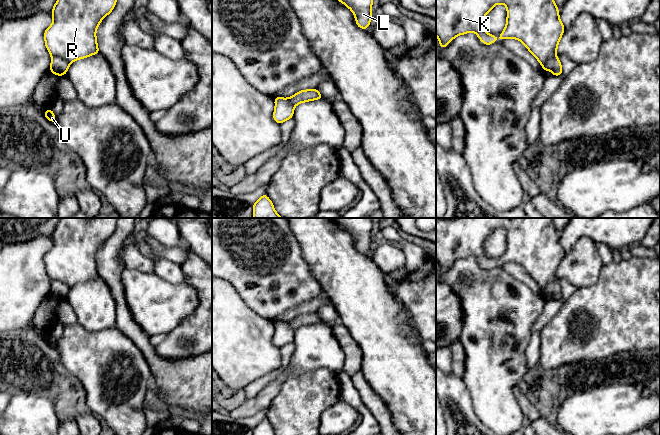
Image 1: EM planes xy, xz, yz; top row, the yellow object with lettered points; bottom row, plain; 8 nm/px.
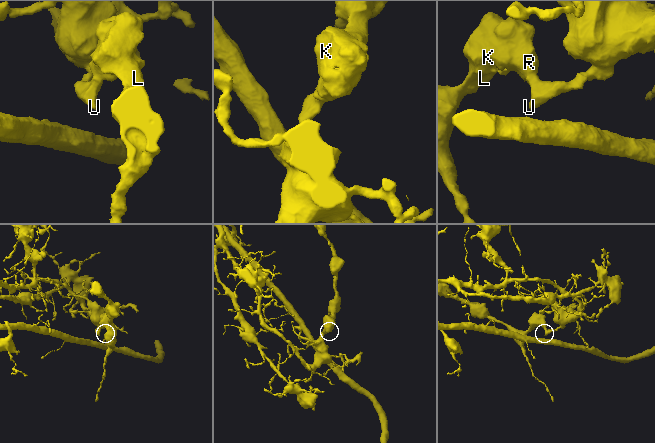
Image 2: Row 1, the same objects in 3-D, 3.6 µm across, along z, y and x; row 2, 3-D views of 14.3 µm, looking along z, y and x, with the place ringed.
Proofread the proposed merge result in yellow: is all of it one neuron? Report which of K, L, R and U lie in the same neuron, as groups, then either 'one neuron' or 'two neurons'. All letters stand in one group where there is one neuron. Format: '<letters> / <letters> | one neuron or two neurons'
K L R / U | two neurons

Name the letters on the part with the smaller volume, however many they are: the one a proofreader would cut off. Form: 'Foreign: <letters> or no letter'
Foreign: K, L, R

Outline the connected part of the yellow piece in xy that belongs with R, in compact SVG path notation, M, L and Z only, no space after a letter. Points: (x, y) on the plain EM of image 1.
M61 218L53 233L52 248L44 256L46 273L51 280L72 287L76 284L100 278L96 254L100 246L112 236L118 218Z

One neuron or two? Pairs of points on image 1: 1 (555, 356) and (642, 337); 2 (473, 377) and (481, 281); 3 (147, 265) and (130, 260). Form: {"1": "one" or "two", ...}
{"1": "one", "2": "one", "3": "one"}

